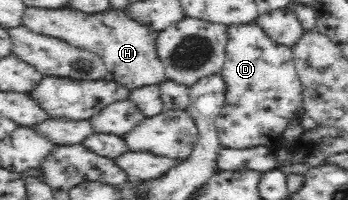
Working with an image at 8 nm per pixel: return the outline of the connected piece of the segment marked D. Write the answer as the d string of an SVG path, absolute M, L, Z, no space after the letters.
M245 24L245 25L232 25L228 26L228 42L226 45L226 59L223 65L223 69L220 73L223 76L223 81L226 85L226 100L216 117L216 128L219 136L219 142L223 148L231 148L234 150L251 149L257 146L263 146L268 148L277 148L282 145L284 141L281 139L285 127L289 125L289 120L295 119L295 111L301 109L302 101L302 81L297 74L297 69L294 67L292 48L285 44L277 44L273 42L257 24Z

